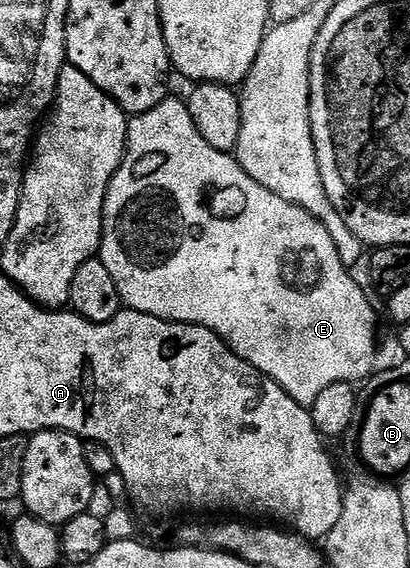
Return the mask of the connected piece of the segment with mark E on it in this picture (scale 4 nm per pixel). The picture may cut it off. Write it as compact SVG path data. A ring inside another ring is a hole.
M167 96L158 106L151 108L151 112L129 118L129 145L125 159L115 172L105 197L105 219L99 257L103 264L107 264L107 269L119 287L121 301L128 309L138 310L147 316L162 318L168 322L202 326L215 332L244 362L251 364L266 378L275 380L275 384L279 384L279 388L283 388L283 392L287 392L287 396L291 396L291 400L301 406L311 408L315 399L326 388L331 388L331 384L357 384L374 373L373 361L377 358L377 314L369 303L370 295L366 287L362 283L361 287L349 275L352 274L350 267L345 266L343 260L339 260L339 248L335 248L331 232L327 232L327 228L323 228L323 224L315 216L311 216L311 212L283 200L283 196L275 196L275 192L251 180L251 176L243 172L233 154L224 154L211 148L211 144L207 144L207 140L199 136L195 120L191 120L188 101L181 99L180 102L173 96Z

